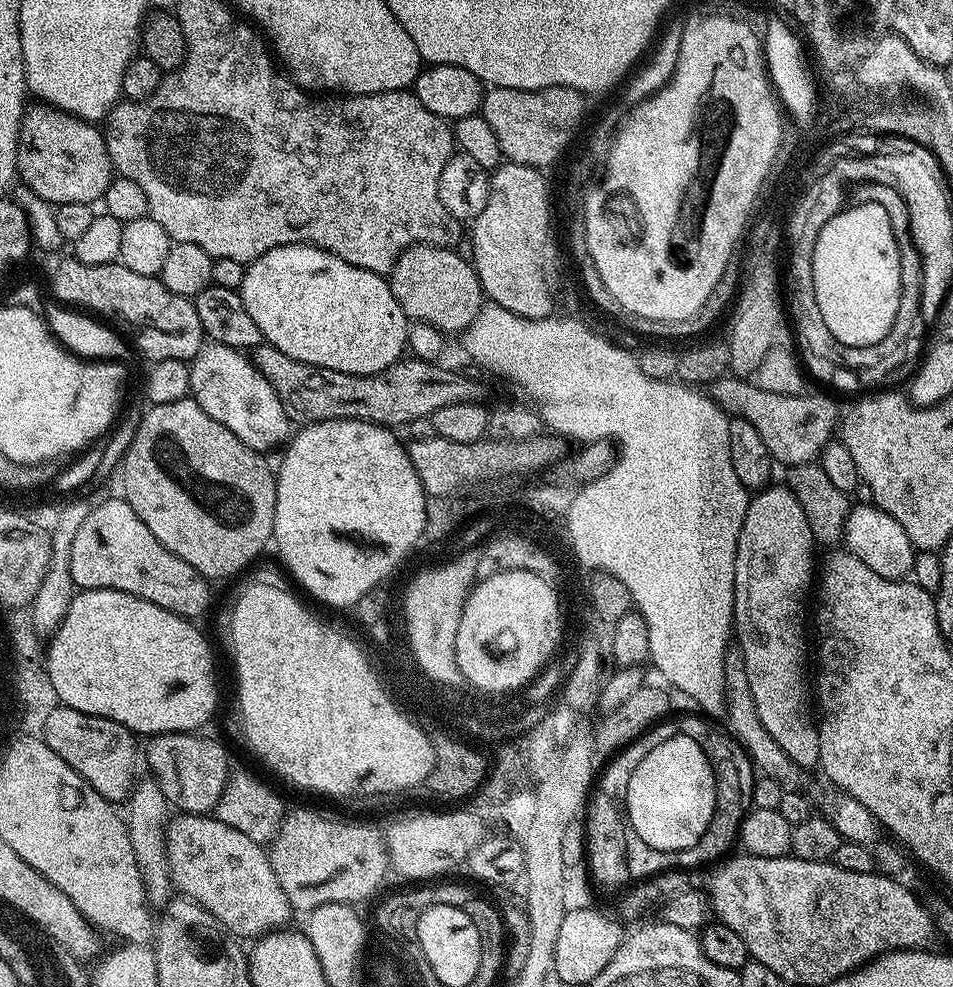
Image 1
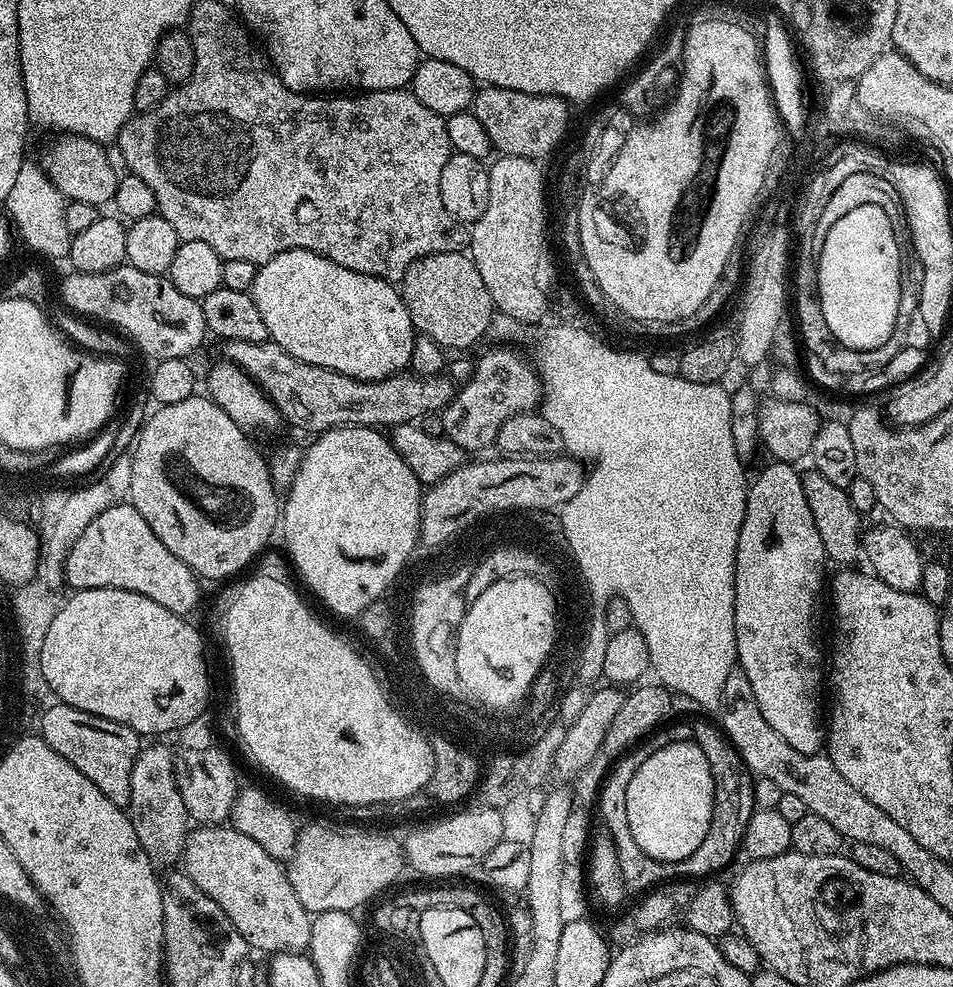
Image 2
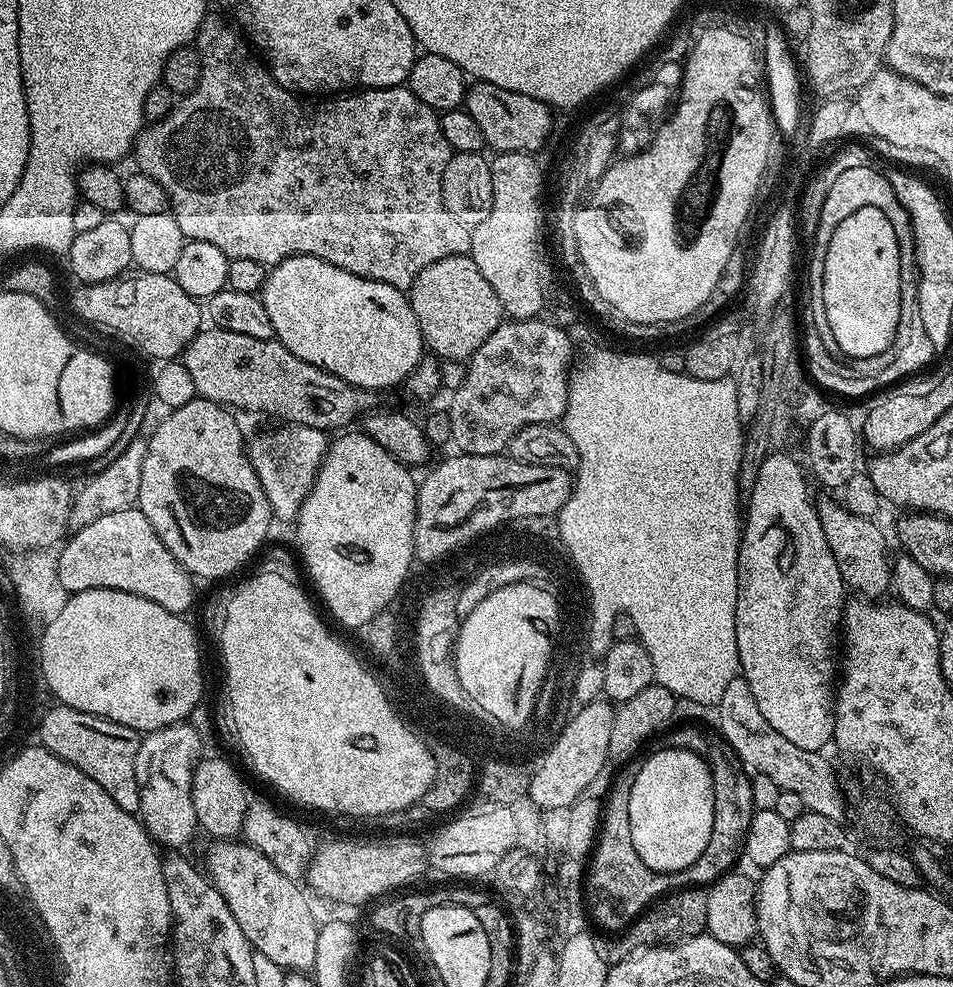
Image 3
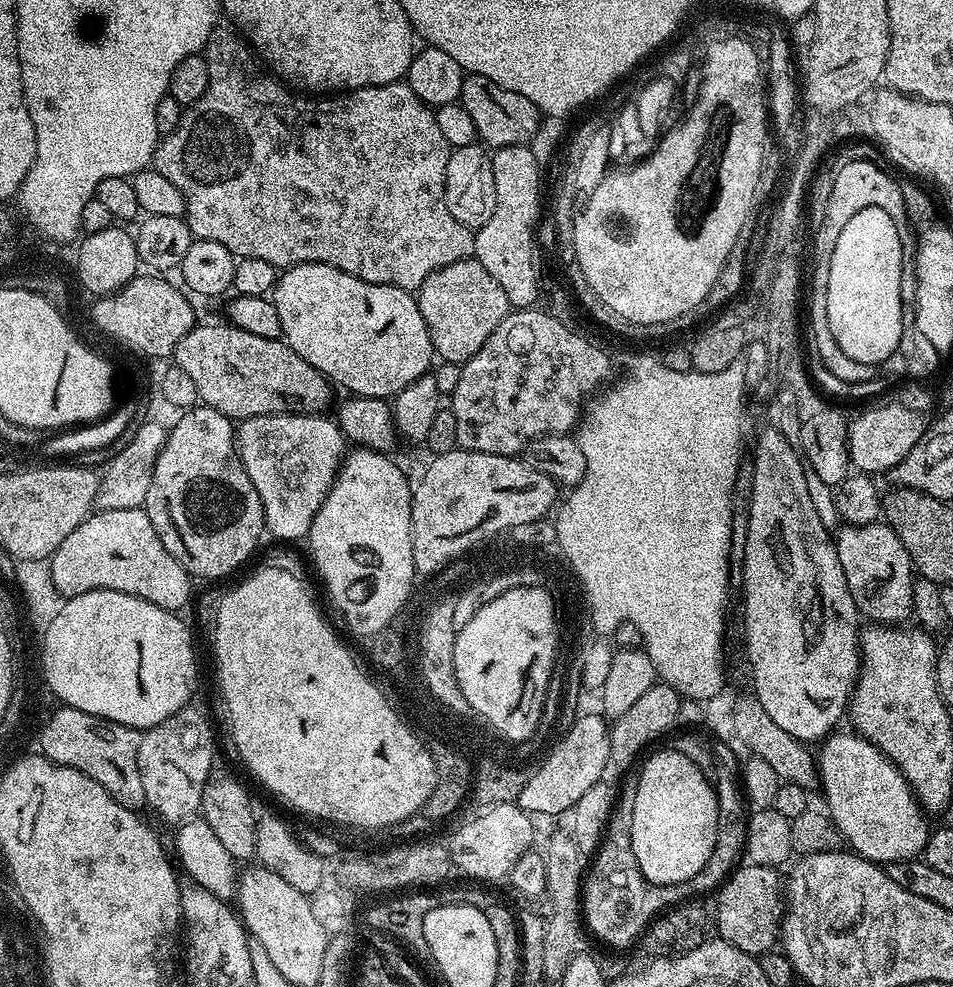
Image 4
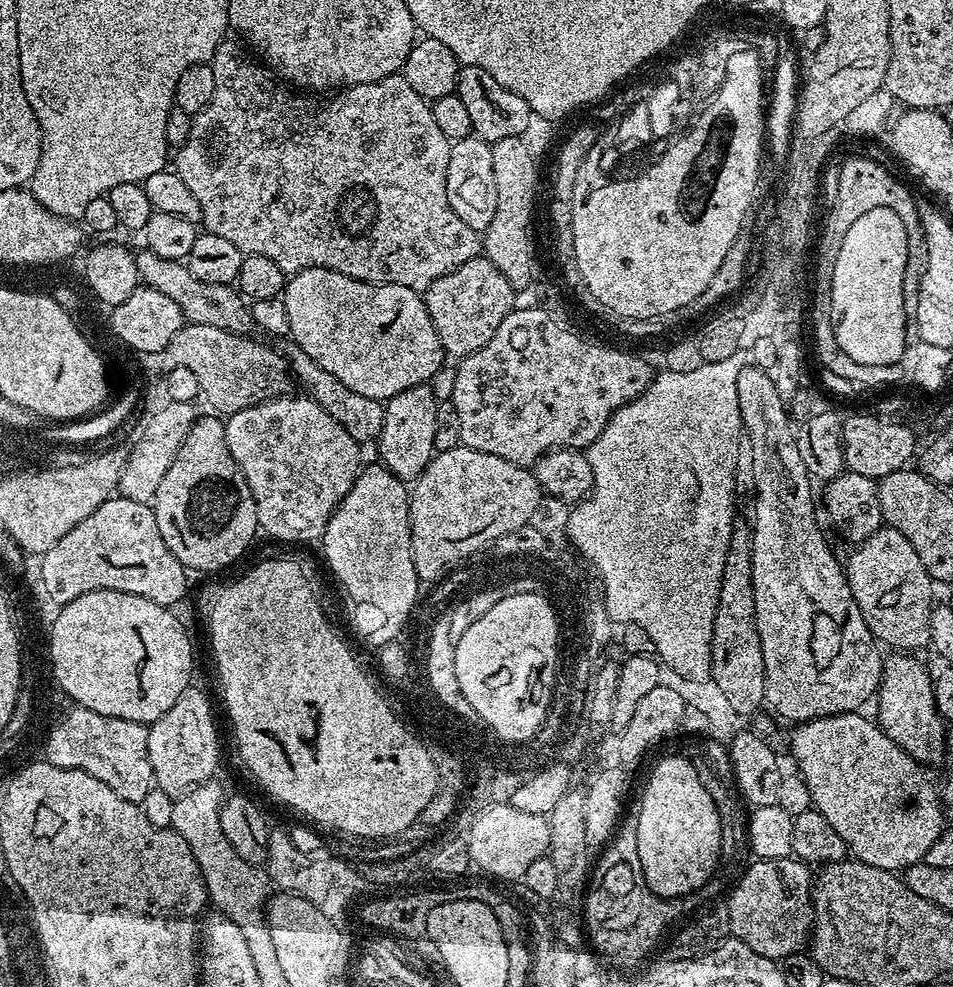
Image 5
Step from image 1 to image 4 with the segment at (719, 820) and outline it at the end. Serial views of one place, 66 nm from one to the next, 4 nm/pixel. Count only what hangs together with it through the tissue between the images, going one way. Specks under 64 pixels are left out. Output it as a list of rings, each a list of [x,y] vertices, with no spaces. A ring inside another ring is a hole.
[[[720,742],[716,744],[716,776],[714,775],[714,787],[716,789],[716,801],[720,803],[720,825],[716,835],[716,845],[712,851],[712,857],[708,864],[694,878],[690,878],[684,884],[665,884],[663,888],[659,884],[651,884],[642,873],[638,862],[634,858],[632,849],[632,827],[628,825],[628,808],[620,808],[620,812],[612,812],[608,819],[608,826],[604,829],[604,835],[594,853],[594,859],[591,861],[590,869],[587,871],[592,875],[589,879],[584,877],[582,881],[582,919],[586,925],[587,931],[592,932],[604,944],[609,944],[612,948],[631,949],[639,941],[645,932],[645,929],[651,922],[661,914],[660,892],[664,892],[665,909],[675,908],[685,901],[693,898],[703,898],[709,894],[715,893],[720,885],[725,883],[735,873],[738,867],[736,859],[742,856],[744,852],[744,835],[748,832],[749,813],[746,809],[746,797],[738,783],[738,776],[732,773],[732,767],[736,764],[736,756],[732,753],[732,744]]]

